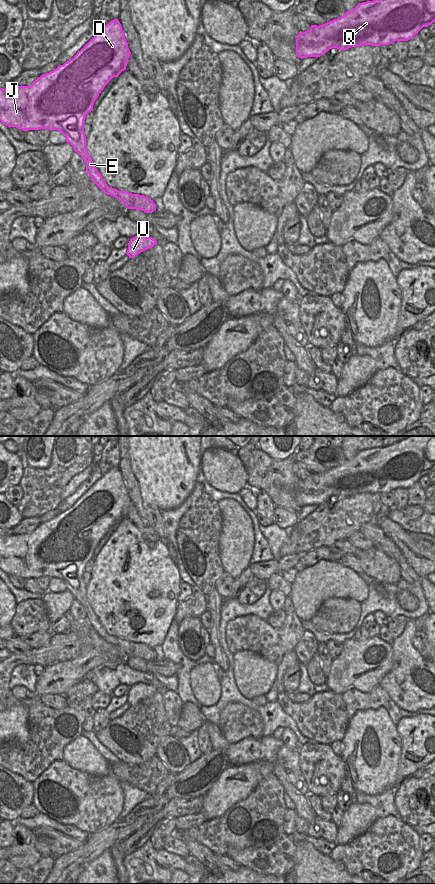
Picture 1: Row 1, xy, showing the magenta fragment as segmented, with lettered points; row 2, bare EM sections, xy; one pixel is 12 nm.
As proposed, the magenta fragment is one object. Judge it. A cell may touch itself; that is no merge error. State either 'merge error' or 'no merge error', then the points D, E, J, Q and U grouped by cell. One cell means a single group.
no merge error; groups D E J Q U

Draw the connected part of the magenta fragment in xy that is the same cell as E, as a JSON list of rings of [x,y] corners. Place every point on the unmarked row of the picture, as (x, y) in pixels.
[[[119,468],[110,469],[102,474],[102,477],[72,507],[41,523],[31,533],[0,537],[0,569],[9,576],[16,575],[25,580],[39,577],[60,579],[65,584],[66,590],[81,603],[86,612],[86,620],[105,642],[119,647],[128,657],[152,661],[156,658],[153,648],[144,643],[109,635],[86,597],[85,565],[93,558],[95,548],[109,529],[126,518],[130,502]]]

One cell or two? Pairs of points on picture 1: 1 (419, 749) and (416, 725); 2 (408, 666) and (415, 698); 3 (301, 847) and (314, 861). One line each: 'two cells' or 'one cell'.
1: one cell
2: one cell
3: one cell

